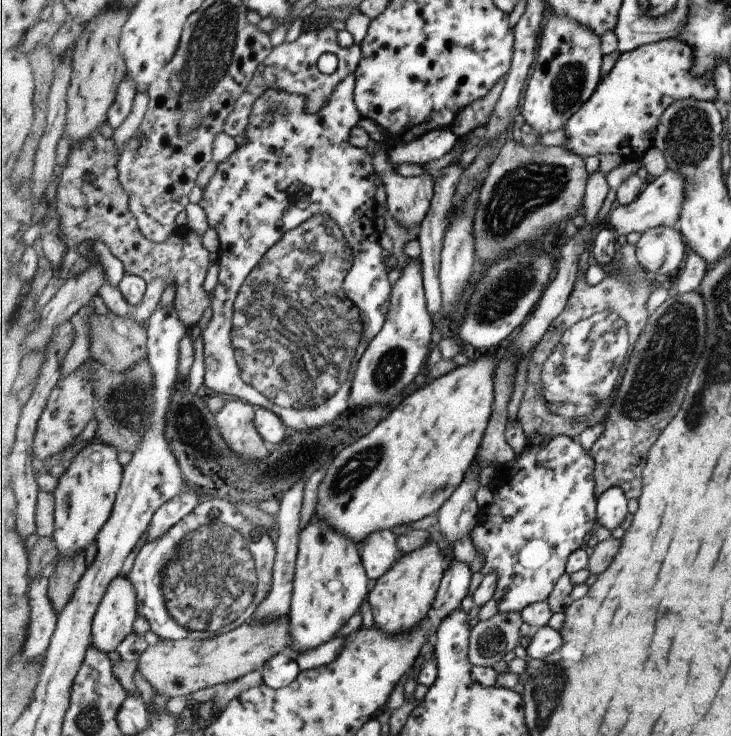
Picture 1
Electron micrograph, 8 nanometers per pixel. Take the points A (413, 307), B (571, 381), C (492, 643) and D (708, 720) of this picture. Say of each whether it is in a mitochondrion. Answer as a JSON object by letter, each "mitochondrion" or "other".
{"A":"other","B":"mitochondrion","C":"mitochondrion","D":"other"}

